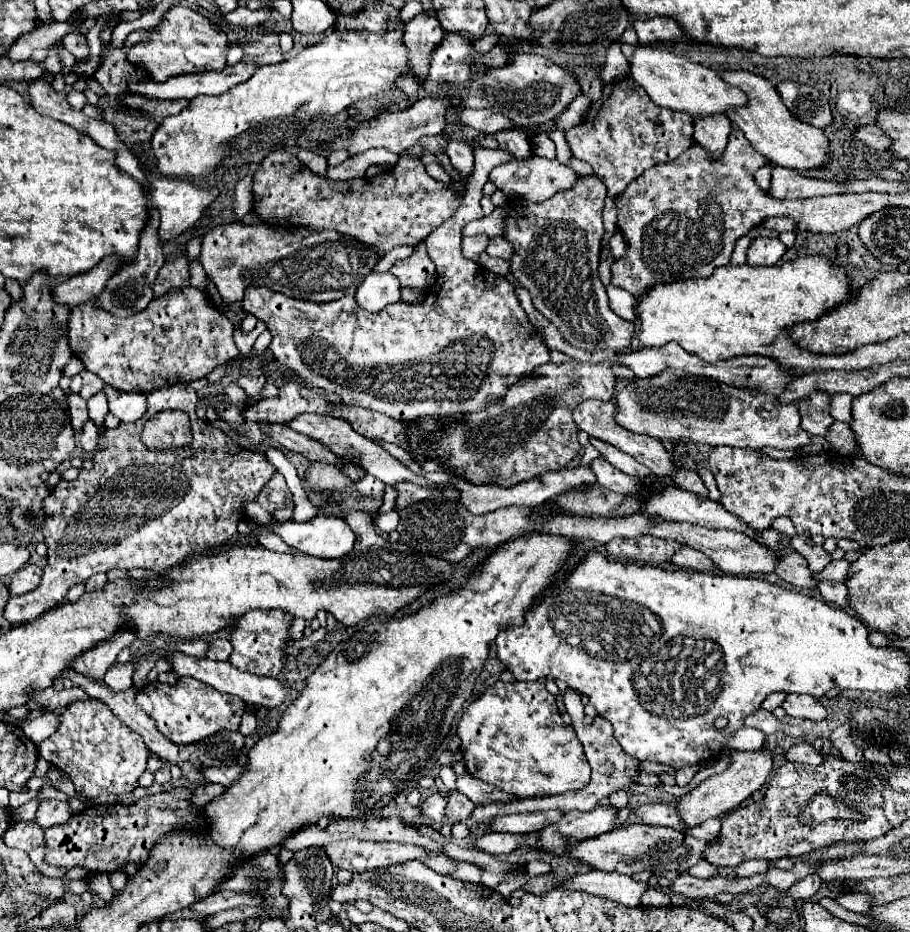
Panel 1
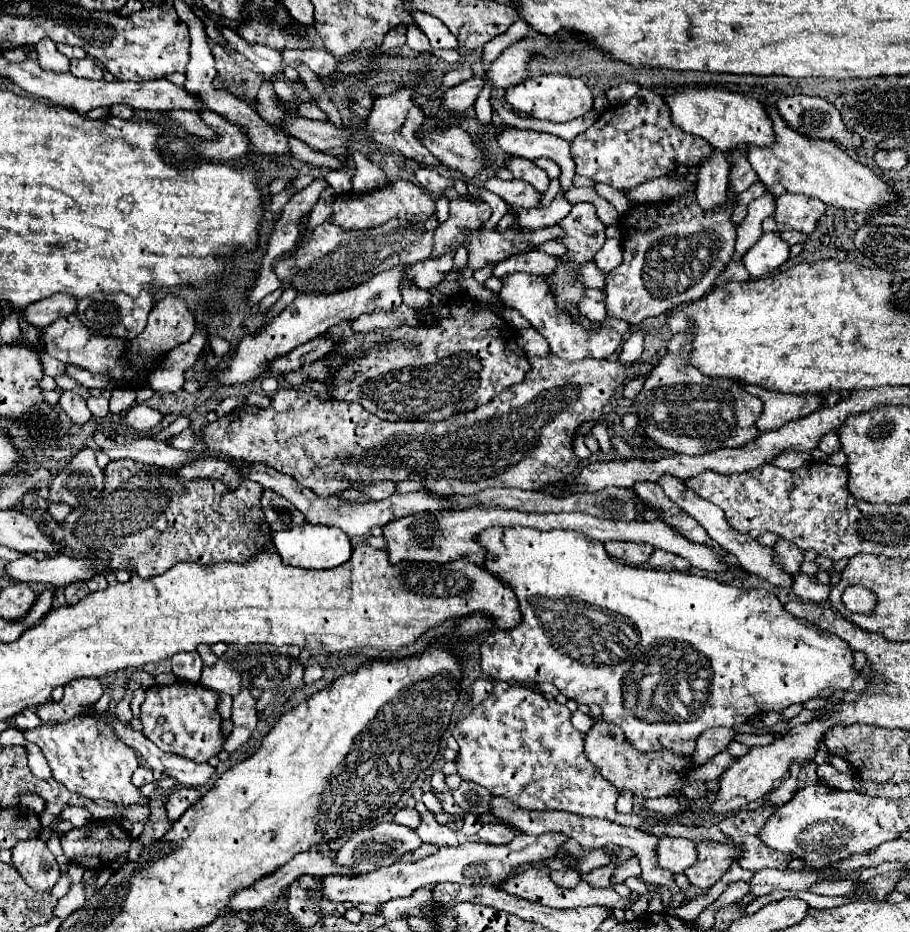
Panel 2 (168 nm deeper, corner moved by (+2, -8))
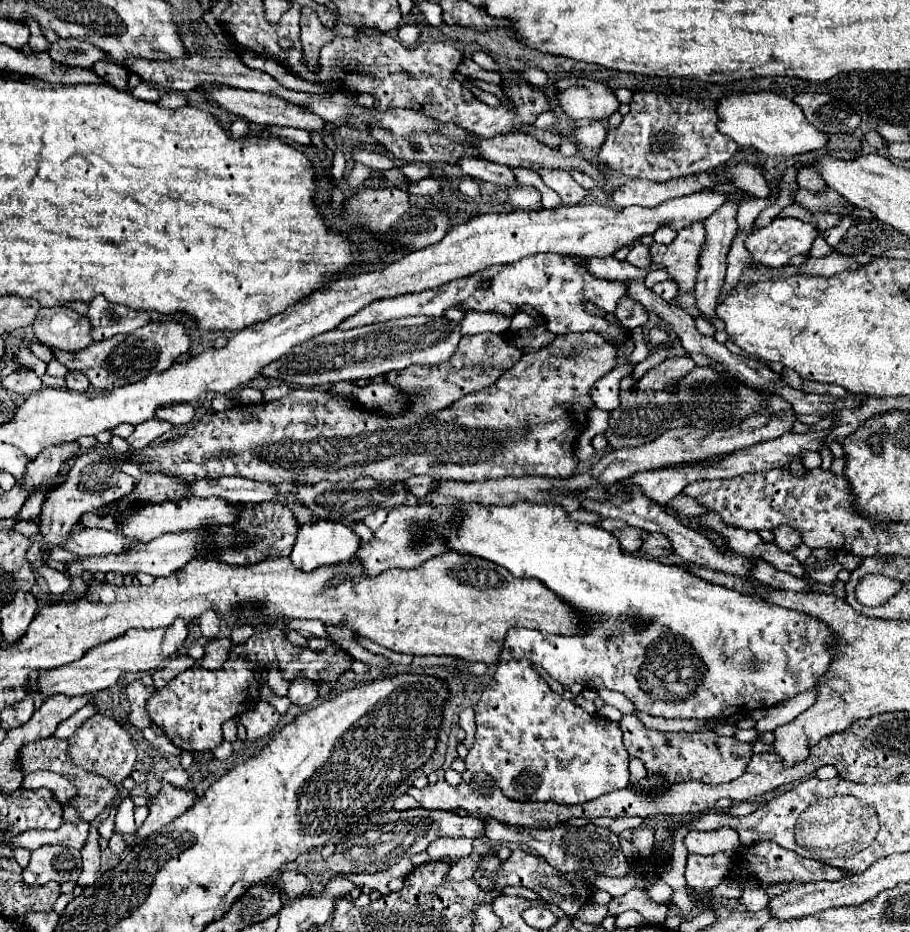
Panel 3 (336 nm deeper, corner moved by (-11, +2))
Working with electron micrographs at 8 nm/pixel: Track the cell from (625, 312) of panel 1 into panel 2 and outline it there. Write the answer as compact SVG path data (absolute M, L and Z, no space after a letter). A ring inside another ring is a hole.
M632 331L630 337L626 339L626 343L622 345L622 353L618 359L622 363L634 363L640 359L642 351L644 351L644 335L642 335L642 331Z

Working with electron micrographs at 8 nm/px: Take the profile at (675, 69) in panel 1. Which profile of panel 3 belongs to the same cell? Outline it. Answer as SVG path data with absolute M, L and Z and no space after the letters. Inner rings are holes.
M771 91L729 95L717 103L717 115L717 125L723 135L729 135L739 147L755 147L767 157L791 157L809 151L821 151L829 143L829 137L805 119L801 109L791 99Z

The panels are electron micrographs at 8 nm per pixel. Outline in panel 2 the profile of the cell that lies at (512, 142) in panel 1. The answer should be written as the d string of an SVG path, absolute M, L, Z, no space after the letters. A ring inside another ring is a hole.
M506 157L504 159L504 165L506 169L516 177L516 179L522 179L522 181L528 181L534 185L534 189L538 189L540 193L544 193L548 189L548 175L538 167L534 165L530 159L524 159L524 157Z

